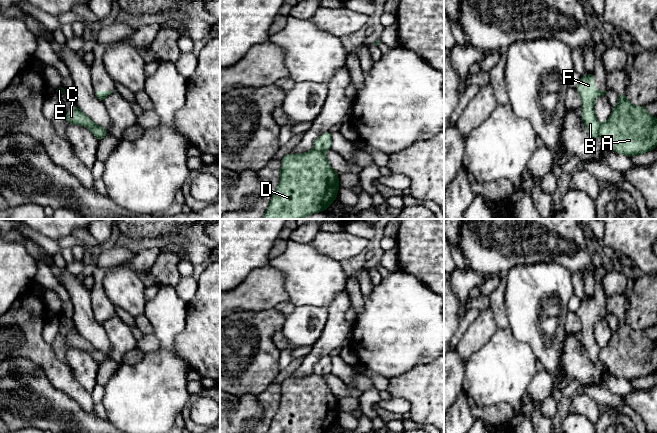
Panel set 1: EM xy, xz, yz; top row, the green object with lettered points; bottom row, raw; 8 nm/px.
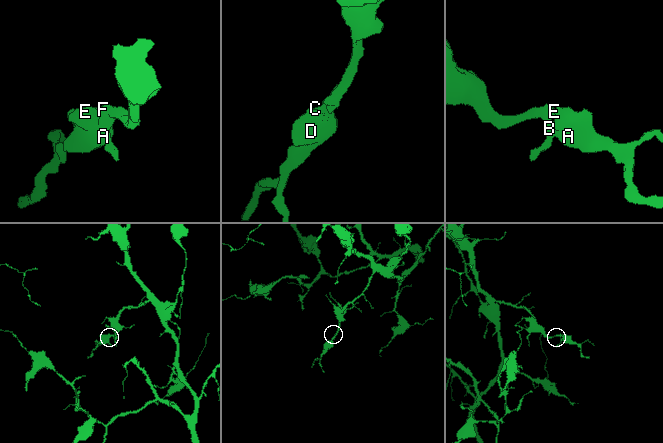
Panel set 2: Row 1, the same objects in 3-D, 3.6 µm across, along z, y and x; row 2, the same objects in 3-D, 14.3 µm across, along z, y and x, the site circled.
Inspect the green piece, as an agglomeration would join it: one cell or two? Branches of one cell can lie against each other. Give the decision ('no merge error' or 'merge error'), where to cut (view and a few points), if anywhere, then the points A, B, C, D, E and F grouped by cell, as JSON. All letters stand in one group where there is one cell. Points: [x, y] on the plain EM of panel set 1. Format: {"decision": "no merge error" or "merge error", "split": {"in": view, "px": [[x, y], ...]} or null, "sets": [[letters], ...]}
{"decision": "no merge error", "split": null, "sets": [["A", "B", "C", "D", "E", "F"]]}

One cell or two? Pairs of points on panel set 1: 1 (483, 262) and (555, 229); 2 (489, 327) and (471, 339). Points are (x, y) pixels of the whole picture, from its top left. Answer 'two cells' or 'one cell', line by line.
1: one cell
2: one cell

